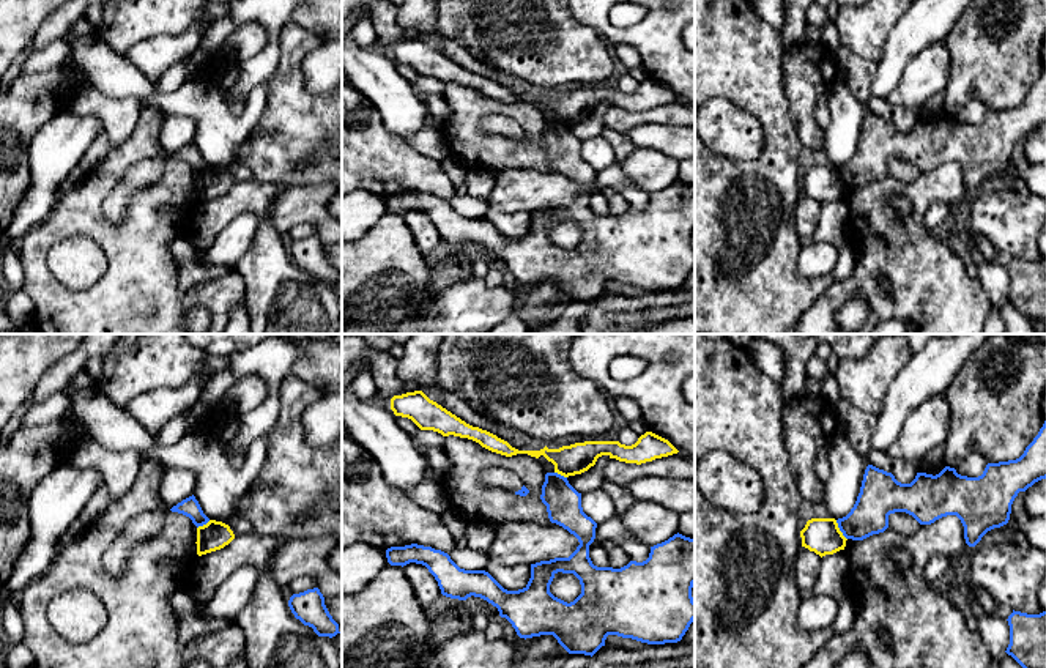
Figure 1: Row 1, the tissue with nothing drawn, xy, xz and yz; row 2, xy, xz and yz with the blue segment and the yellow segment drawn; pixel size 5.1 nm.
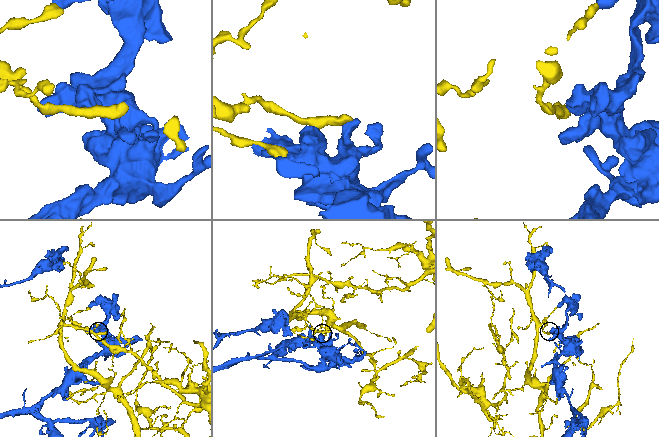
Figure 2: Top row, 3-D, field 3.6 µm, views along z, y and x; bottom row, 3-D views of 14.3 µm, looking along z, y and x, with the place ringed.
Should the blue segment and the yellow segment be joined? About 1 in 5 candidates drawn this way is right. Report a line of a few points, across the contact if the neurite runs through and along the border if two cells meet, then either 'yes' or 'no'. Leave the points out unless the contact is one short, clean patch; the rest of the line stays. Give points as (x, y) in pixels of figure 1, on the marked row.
no

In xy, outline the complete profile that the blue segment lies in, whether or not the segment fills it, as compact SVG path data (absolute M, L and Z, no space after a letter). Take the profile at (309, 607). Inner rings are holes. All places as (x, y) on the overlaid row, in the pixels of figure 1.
M318 588L293 594L288 600L288 607L295 618L304 625L312 627L318 636L332 638L340 633L339 624L329 614L325 597Z

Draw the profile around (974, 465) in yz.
M977 452L969 454L955 469L961 476L978 477L989 462Z

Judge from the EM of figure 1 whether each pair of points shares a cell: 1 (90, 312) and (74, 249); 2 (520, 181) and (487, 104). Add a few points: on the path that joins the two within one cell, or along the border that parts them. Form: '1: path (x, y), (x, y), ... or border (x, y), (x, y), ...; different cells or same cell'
1: border (109, 263), (85, 290), (68, 290), (52, 273); different cells
2: border (550, 169), (504, 169), (497, 177); different cells

